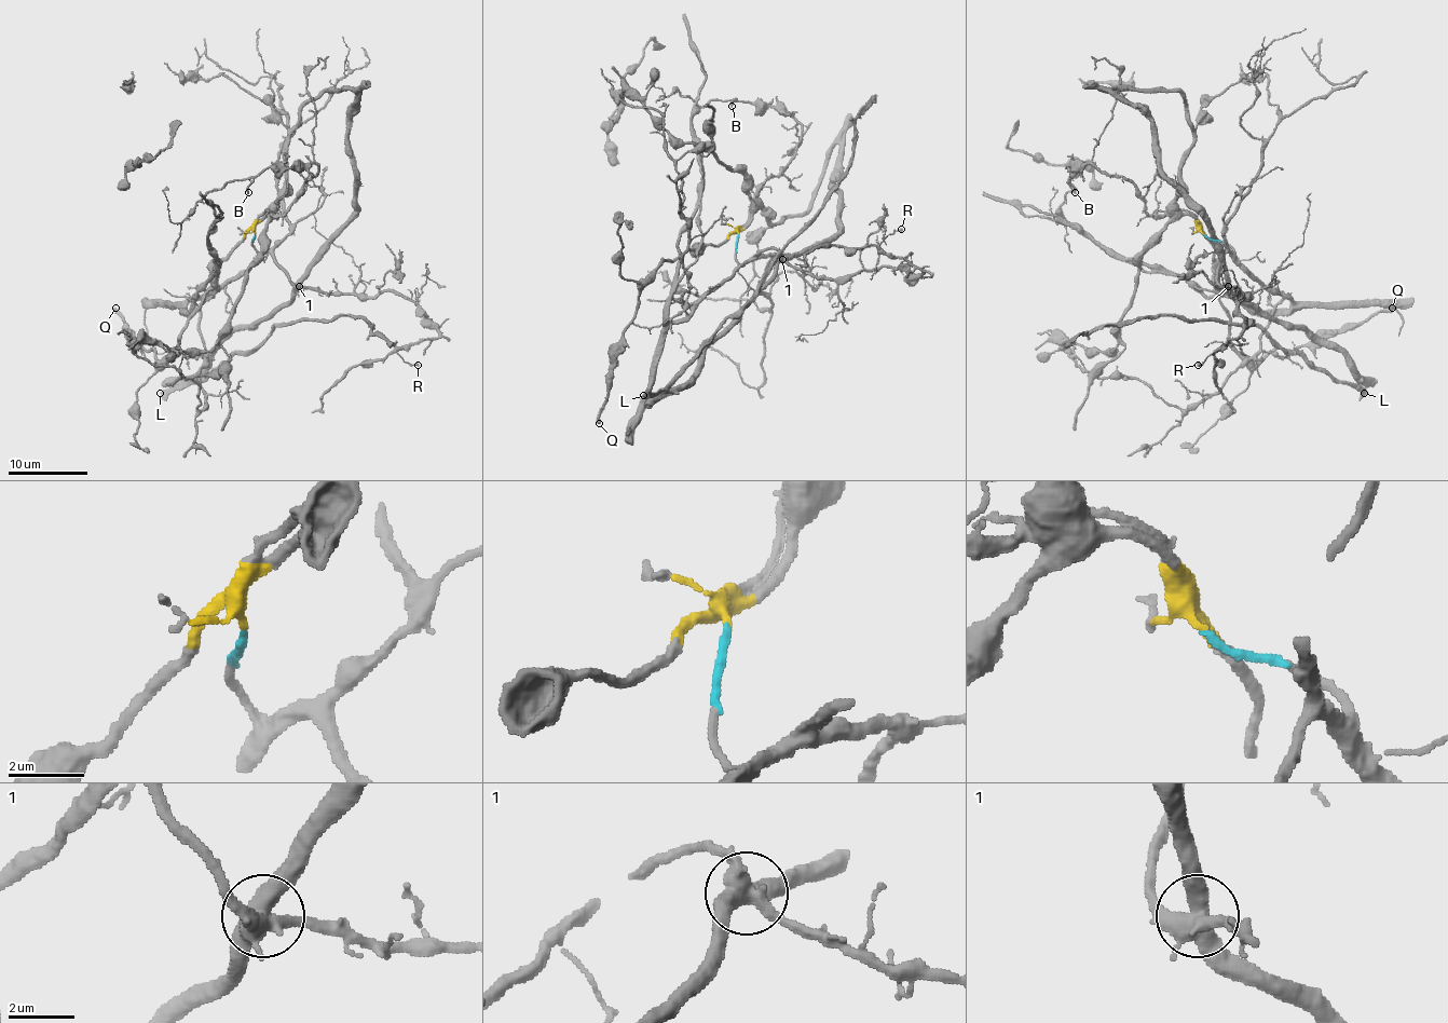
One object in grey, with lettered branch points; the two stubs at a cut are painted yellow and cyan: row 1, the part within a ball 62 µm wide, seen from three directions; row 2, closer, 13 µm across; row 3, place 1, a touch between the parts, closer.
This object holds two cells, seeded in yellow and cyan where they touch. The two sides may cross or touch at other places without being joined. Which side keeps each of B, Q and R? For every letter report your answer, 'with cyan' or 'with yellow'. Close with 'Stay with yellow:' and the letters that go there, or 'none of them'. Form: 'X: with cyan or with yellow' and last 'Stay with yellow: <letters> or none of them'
B: with yellow
Q: with yellow
R: with cyan
Stay with yellow: B, Q

